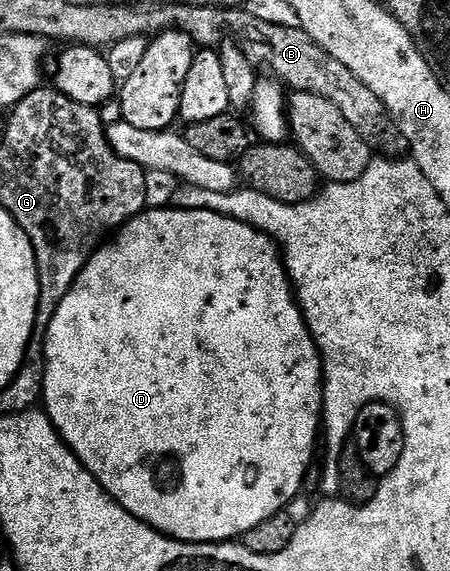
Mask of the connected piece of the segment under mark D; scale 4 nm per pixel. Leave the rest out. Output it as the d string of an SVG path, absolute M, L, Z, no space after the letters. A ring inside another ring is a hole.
M174 206L153 208L144 210L139 215L134 216L132 220L128 220L122 228L118 229L114 239L96 248L95 253L87 259L87 265L79 271L79 277L75 279L73 286L65 294L65 298L57 306L57 310L47 327L41 404L47 413L47 417L51 419L55 429L59 431L60 438L71 447L72 454L90 470L93 478L97 478L99 485L126 512L133 514L140 522L154 528L156 532L162 532L163 535L169 536L173 540L182 540L184 544L231 542L236 538L241 538L249 530L253 530L253 526L261 526L261 522L265 522L265 518L280 515L286 509L283 507L302 490L303 479L307 476L307 467L311 464L311 455L315 452L315 435L318 432L320 435L321 432L323 359L319 356L319 347L315 344L311 331L307 329L303 312L299 309L295 293L291 287L291 277L287 275L280 249L266 232L259 232L251 225L233 219L232 216L222 216L209 210L185 210Z

